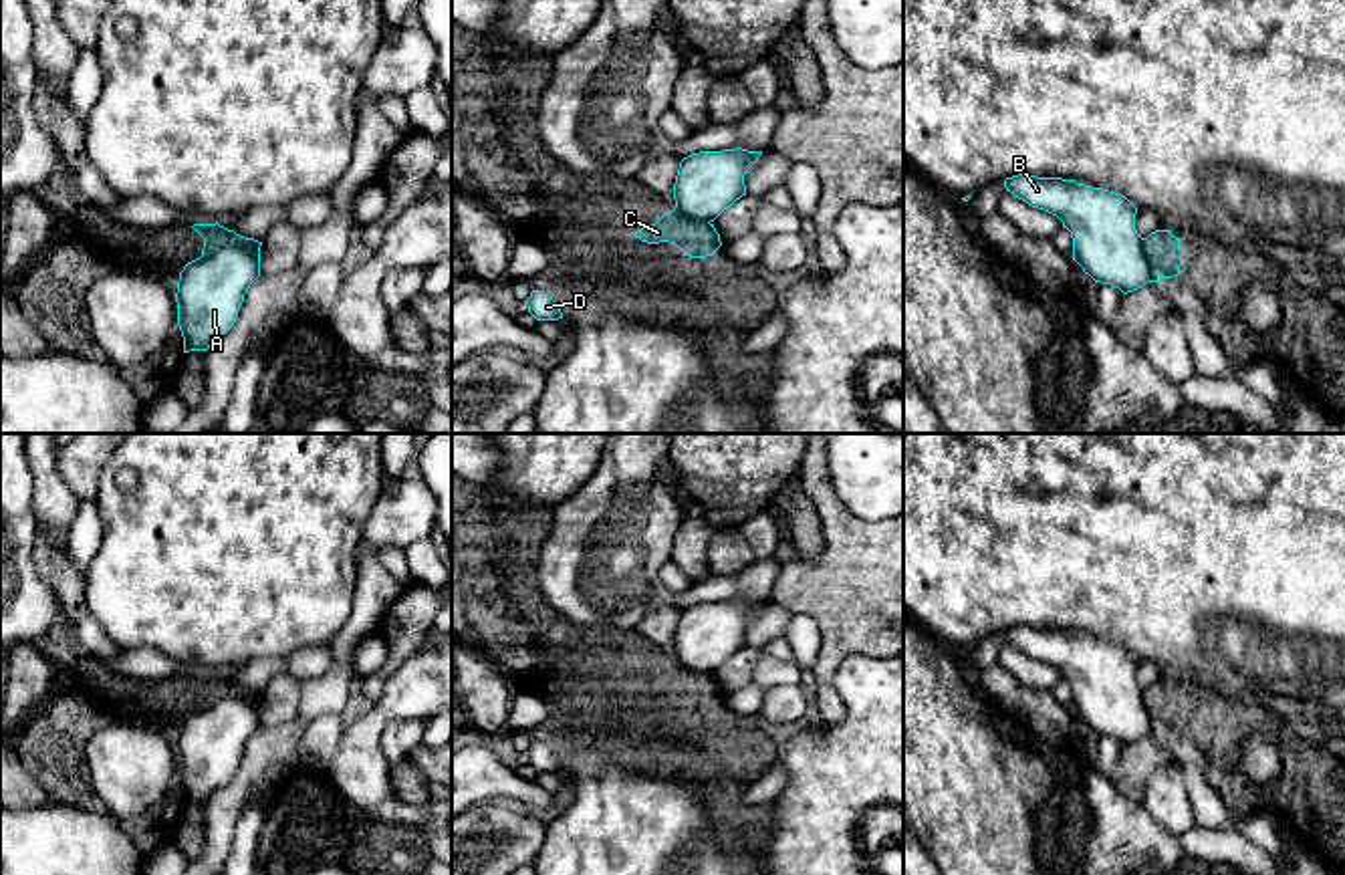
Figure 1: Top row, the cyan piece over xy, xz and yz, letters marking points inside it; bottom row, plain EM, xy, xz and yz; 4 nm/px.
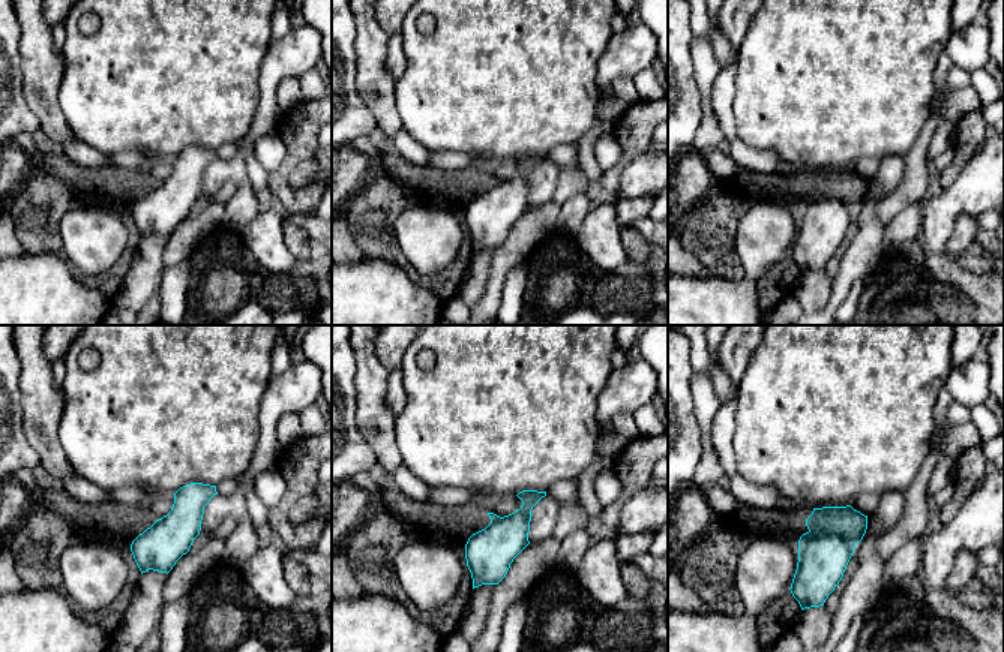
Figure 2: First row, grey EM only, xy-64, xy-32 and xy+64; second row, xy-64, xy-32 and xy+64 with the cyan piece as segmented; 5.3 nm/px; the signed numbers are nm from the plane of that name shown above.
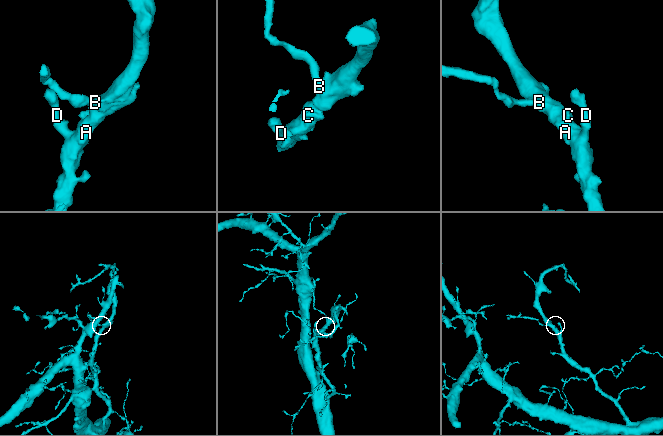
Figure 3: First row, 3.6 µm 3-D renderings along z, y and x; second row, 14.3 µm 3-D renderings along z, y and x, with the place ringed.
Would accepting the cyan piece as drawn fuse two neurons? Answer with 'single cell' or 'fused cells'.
fused cells

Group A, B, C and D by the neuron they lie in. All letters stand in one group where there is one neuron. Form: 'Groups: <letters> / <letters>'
Groups: A B D / C

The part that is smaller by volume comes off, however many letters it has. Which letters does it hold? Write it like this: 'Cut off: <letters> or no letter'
Cut off: C

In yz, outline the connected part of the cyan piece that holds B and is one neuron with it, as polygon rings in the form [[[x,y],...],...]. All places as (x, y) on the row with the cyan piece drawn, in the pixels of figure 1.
[[[1030,173],[1006,177],[1004,188],[1063,222],[1073,238],[1073,260],[1095,282],[1111,284],[1123,294],[1161,282],[1135,230],[1137,208],[1125,196]]]

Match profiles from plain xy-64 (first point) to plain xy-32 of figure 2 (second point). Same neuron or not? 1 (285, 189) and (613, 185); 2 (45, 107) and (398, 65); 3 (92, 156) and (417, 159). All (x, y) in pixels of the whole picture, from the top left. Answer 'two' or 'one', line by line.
1: one
2: two
3: one

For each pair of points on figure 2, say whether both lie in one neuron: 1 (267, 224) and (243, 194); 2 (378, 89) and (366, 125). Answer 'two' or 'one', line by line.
1: two
2: two

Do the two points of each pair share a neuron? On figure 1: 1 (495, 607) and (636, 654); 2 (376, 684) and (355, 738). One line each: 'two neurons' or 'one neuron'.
1: two neurons
2: two neurons

